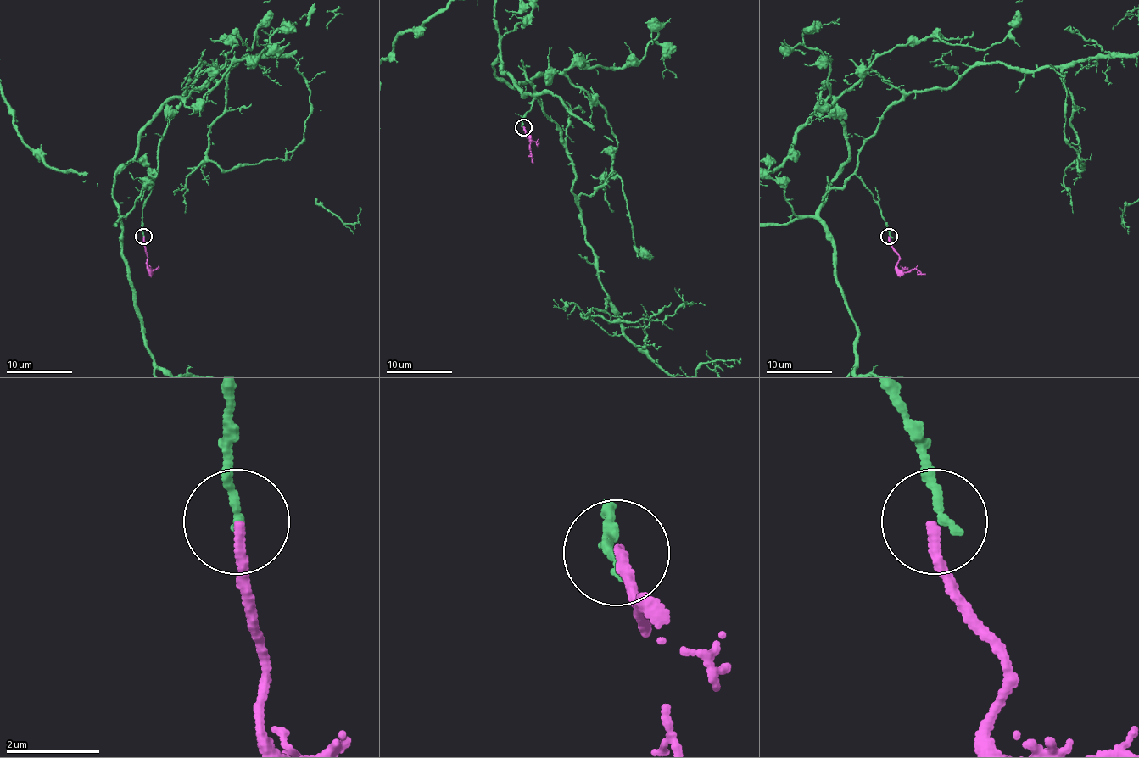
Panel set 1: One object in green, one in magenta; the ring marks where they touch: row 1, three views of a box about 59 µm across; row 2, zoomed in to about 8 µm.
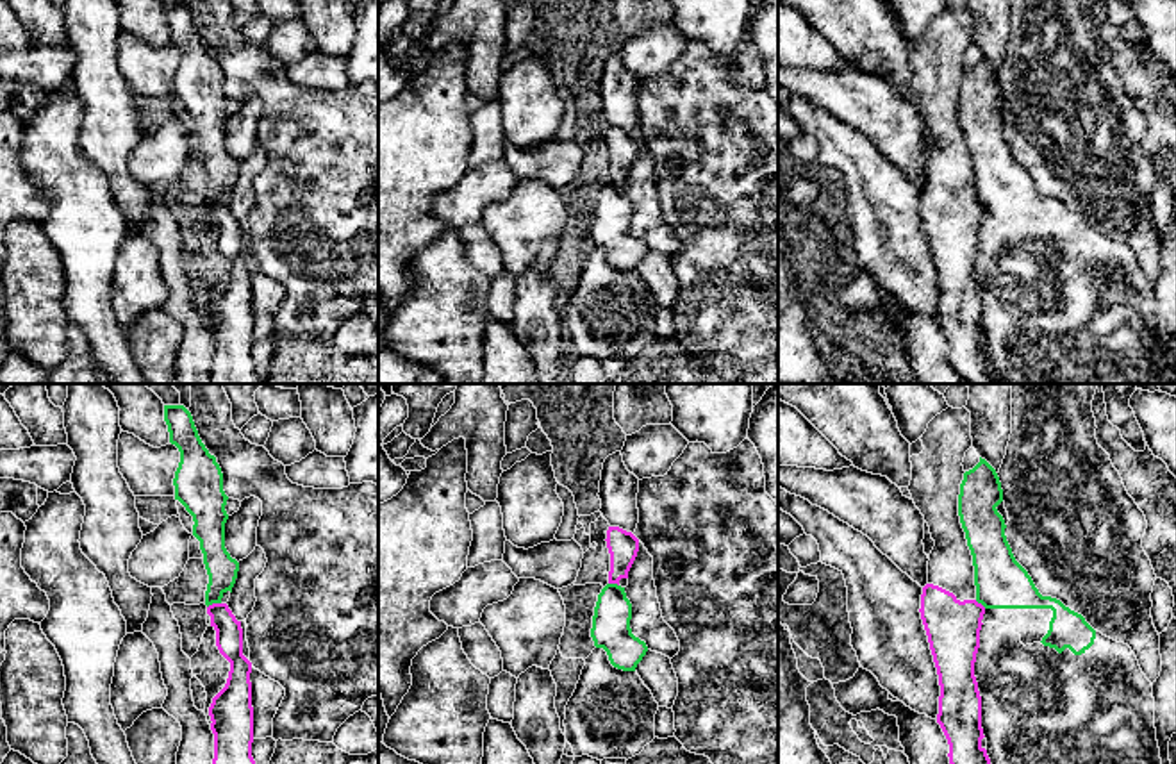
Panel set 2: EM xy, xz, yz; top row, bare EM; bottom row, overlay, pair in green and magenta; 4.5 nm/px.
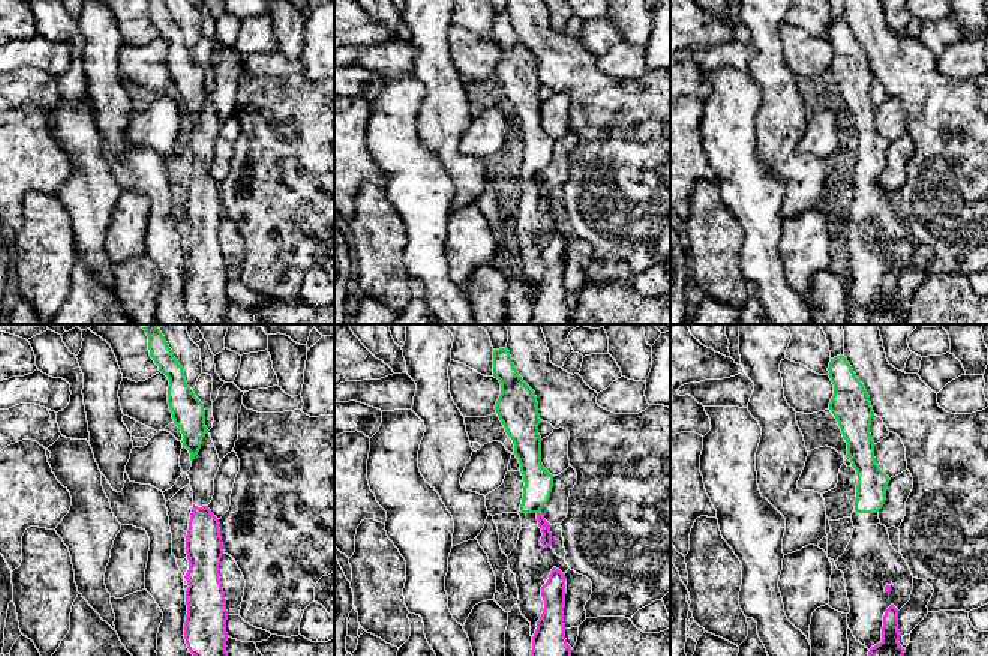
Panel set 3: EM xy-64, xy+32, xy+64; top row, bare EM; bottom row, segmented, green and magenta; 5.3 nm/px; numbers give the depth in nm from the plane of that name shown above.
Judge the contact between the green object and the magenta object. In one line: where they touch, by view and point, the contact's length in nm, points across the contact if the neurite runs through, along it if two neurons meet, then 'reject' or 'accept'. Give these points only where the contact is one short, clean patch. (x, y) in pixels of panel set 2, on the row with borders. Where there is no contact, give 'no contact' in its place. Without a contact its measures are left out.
meets green in xy at (213, 602); contact 70 nm long; border along xy (220, 602), (213, 602), (207, 607); reject

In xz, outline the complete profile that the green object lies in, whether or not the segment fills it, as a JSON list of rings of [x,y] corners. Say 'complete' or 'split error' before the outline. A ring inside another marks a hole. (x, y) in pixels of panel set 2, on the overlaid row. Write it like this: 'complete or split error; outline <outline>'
complete; outline [[[607,584],[598,594],[591,637],[596,648],[607,652],[610,664],[623,671],[635,671],[648,652],[646,643],[632,634],[630,619],[632,603],[625,587]]]

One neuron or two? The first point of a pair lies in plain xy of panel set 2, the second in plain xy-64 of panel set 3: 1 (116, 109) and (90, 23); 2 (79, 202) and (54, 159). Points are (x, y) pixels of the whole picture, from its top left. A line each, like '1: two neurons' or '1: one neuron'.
1: one neuron
2: two neurons

